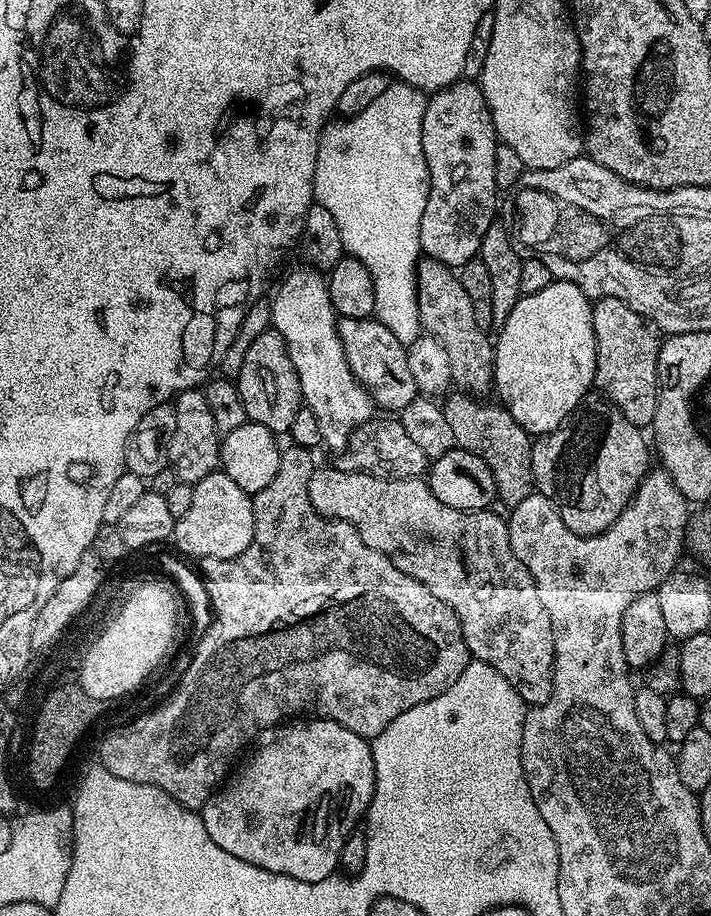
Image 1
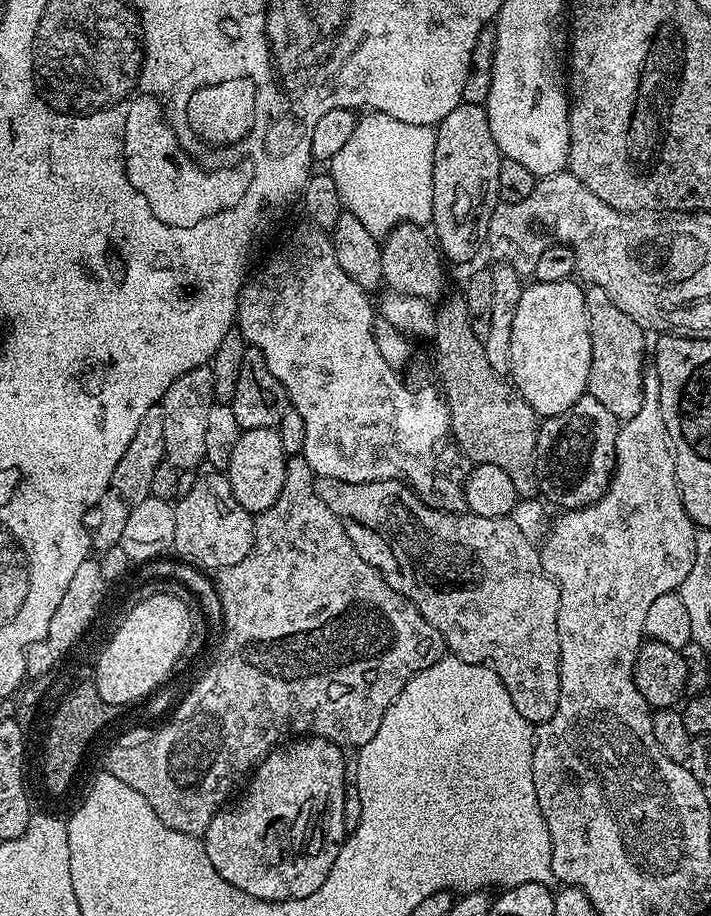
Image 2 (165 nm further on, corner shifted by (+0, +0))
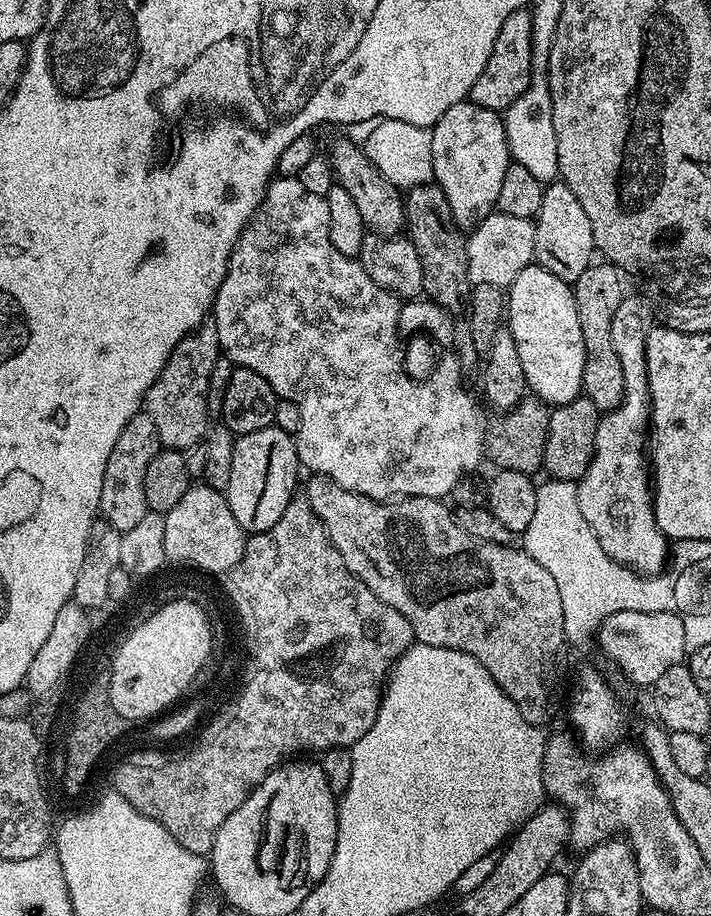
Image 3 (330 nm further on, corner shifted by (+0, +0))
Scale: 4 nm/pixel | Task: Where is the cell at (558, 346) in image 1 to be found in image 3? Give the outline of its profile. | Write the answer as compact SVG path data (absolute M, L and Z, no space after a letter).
M533 262L506 289L506 327L514 334L528 392L549 406L581 395L586 350L572 284Z

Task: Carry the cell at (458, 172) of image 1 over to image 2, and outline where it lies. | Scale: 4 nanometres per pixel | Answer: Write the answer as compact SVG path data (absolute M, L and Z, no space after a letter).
M459 104L440 124L435 125L434 239L449 261L468 260L485 247L491 215L501 201L498 190L498 166L501 154L490 134L488 109L482 104Z

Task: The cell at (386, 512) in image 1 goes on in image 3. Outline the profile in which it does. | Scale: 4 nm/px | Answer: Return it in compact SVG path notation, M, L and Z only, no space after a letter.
M315 474L309 475L307 478L309 479L308 485L305 488L303 485L302 494L310 502L314 514L318 514L330 542L338 550L338 554L342 554L344 565L359 580L366 582L366 586L370 586L370 590L374 590L374 594L378 594L378 598L382 598L382 602L386 602L386 606L394 606L394 610L398 610L398 614L402 614L412 623L413 637L419 643L465 652L470 654L470 658L482 662L482 666L486 666L490 678L494 678L494 682L498 682L498 686L508 695L510 702L514 702L514 706L518 706L518 710L522 714L522 718L526 718L526 722L537 726L548 726L548 723L559 712L561 715L562 701L566 696L566 680L564 684L564 648L566 649L566 641L564 639L564 627L562 626L562 597L558 595L558 586L554 583L554 577L543 566L538 566L538 562L534 562L534 558L530 558L528 552L516 546L491 544L485 540L470 538L470 534L466 534L466 530L462 530L462 526L458 526L453 509L443 499L405 496L387 502L371 500L362 494L354 494L350 490L338 486L338 482L334 482L334 478Z

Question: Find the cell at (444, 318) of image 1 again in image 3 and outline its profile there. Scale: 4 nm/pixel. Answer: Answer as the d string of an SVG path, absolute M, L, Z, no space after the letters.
M352 140L334 141L330 163L332 165L332 175L335 183L342 190L346 190L346 194L350 194L352 201L357 204L358 210L362 214L364 227L369 233L377 236L398 236L405 231L404 202L401 189L396 188L394 182L390 182L390 178L386 178L386 174L382 174L382 170L378 170L378 166L374 166L370 162L367 152L364 151L359 143L355 144Z

